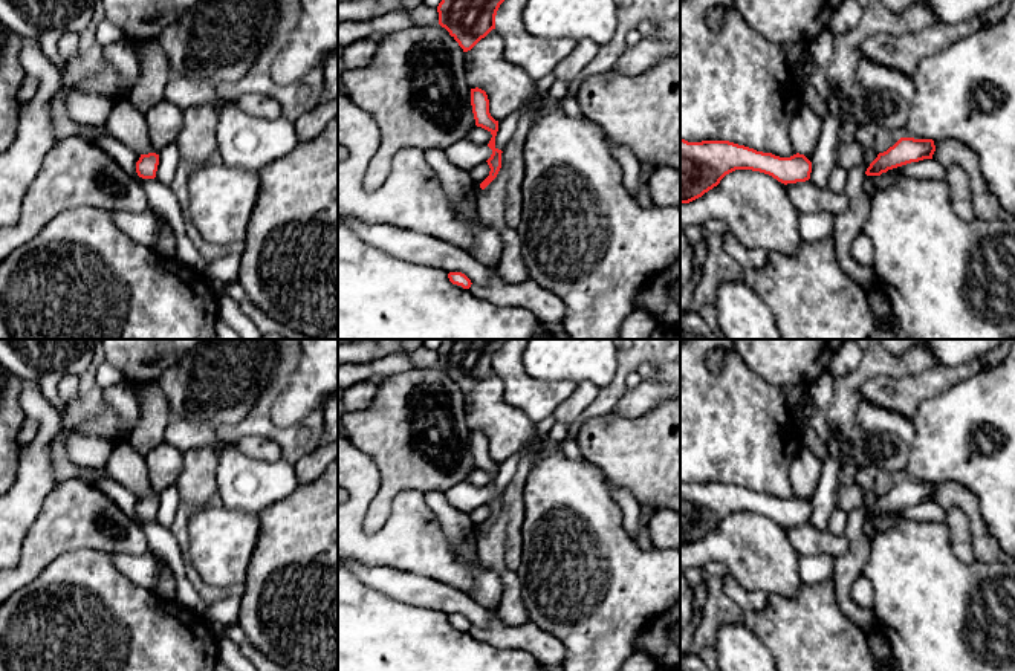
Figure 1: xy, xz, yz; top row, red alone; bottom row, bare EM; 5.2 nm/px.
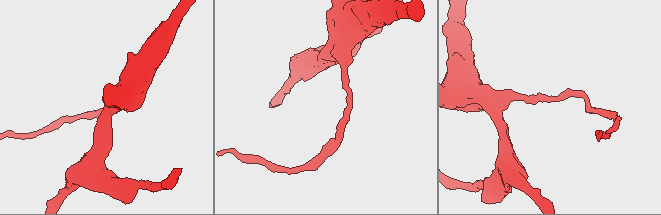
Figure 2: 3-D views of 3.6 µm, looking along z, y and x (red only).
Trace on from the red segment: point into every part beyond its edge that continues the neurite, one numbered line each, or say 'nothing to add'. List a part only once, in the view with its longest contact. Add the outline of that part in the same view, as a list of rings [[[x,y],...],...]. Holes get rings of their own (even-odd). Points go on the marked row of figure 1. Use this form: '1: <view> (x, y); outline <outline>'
nothing to add

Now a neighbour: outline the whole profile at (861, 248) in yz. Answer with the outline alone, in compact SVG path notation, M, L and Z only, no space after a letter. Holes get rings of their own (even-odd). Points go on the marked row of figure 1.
M859 234L850 245L850 252L854 261L861 266L873 266L874 261L874 248L870 238L864 234Z

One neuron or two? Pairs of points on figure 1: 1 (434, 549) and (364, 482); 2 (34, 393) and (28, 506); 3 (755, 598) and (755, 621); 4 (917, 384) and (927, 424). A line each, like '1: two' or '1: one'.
1: one
2: one
3: two
4: two

